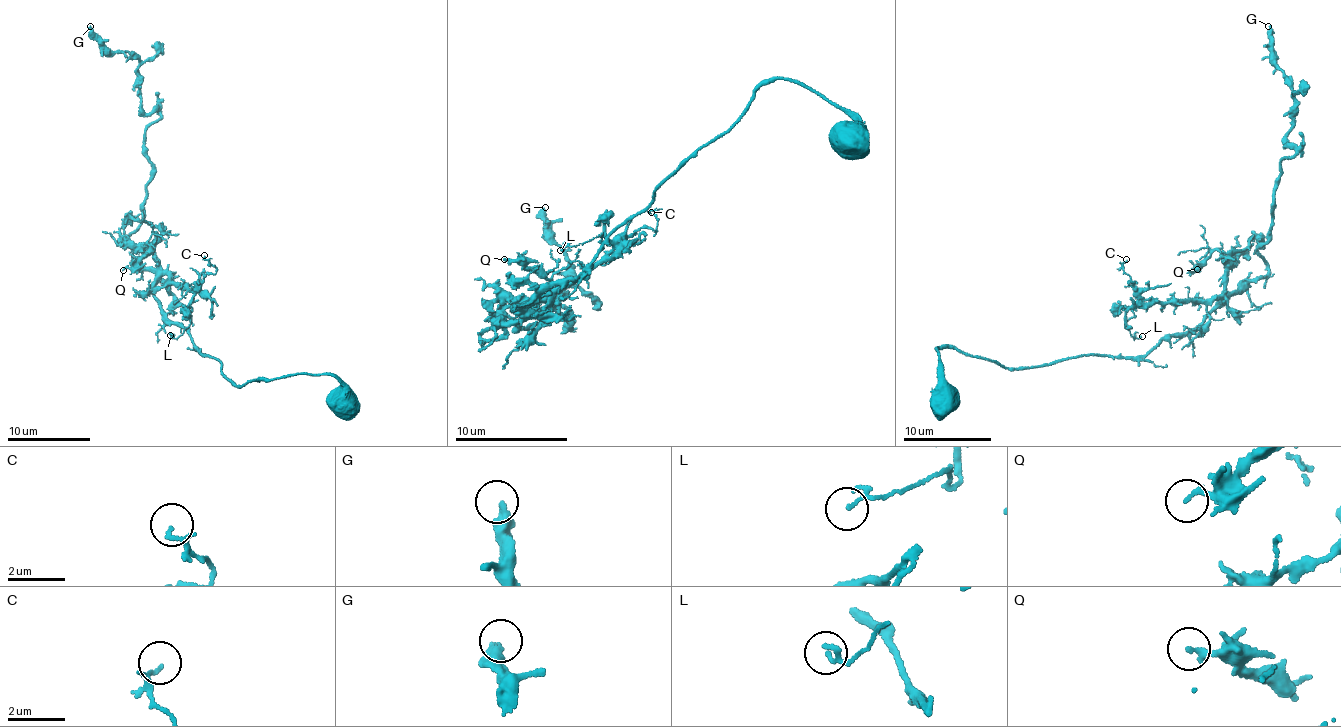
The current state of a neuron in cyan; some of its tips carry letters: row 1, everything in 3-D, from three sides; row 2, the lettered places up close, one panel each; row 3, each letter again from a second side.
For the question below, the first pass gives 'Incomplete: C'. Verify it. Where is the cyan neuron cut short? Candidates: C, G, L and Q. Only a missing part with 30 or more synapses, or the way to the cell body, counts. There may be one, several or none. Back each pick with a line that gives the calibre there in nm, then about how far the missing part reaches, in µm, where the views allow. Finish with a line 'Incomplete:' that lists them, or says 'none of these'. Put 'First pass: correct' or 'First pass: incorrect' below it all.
Incomplete: none of these
First pass: incorrect

